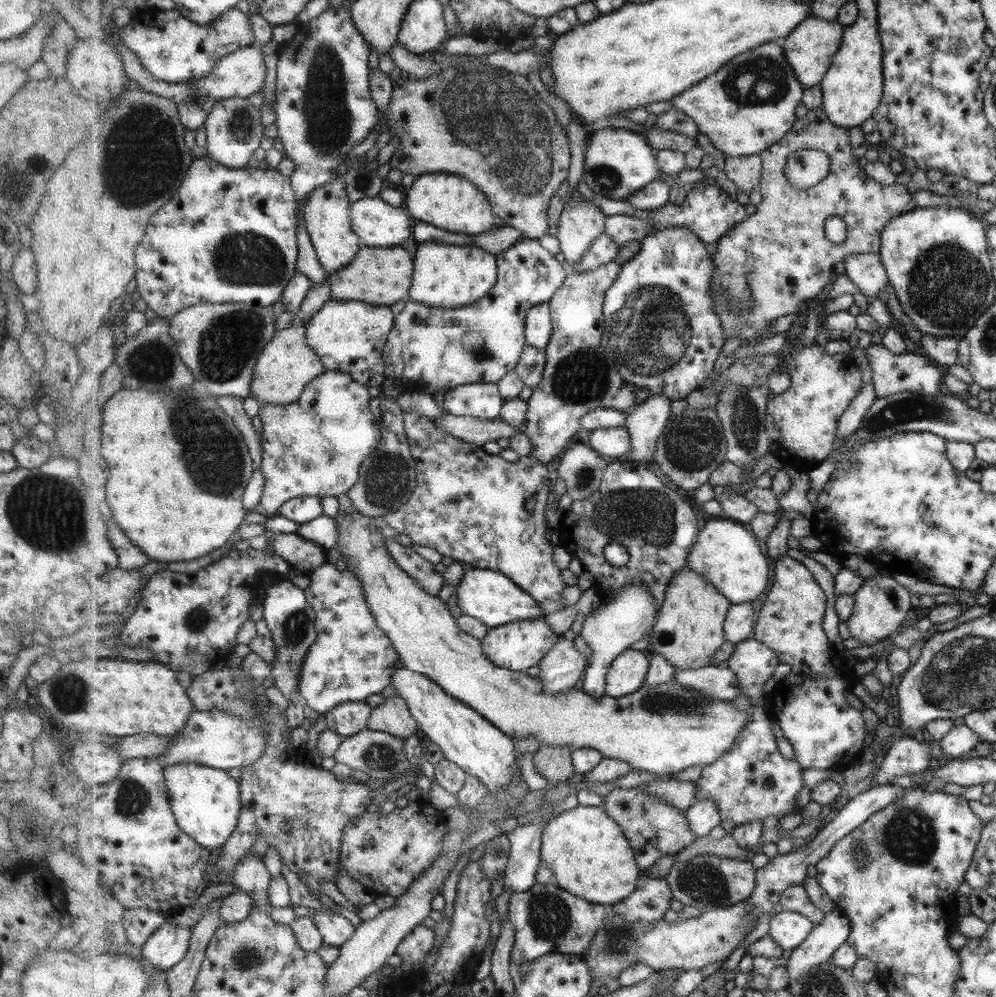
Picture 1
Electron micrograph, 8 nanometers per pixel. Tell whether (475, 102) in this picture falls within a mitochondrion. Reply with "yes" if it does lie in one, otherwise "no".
yes

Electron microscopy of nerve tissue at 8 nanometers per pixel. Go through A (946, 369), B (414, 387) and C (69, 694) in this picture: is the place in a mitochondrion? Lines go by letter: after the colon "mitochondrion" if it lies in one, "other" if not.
A: other
B: other
C: mitochondrion

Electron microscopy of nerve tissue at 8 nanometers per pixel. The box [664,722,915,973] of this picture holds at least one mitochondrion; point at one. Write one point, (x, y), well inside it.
(705, 883)

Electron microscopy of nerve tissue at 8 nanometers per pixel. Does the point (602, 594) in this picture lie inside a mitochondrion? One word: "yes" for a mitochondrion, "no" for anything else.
no

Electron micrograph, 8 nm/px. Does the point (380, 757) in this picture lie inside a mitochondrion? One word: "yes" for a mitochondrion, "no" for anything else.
yes

